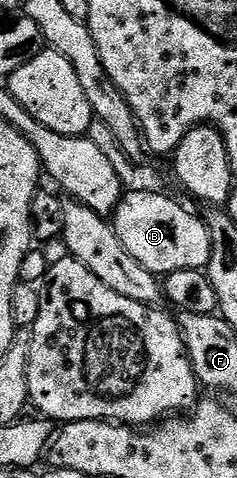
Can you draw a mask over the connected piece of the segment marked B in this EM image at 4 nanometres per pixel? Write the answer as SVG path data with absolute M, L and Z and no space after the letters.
M129 192L122 195L117 203L116 212L112 213L113 229L119 234L119 242L127 246L127 254L135 258L147 270L159 278L170 276L175 270L208 269L213 239L209 225L193 212L188 212L183 205L171 197L159 192Z

